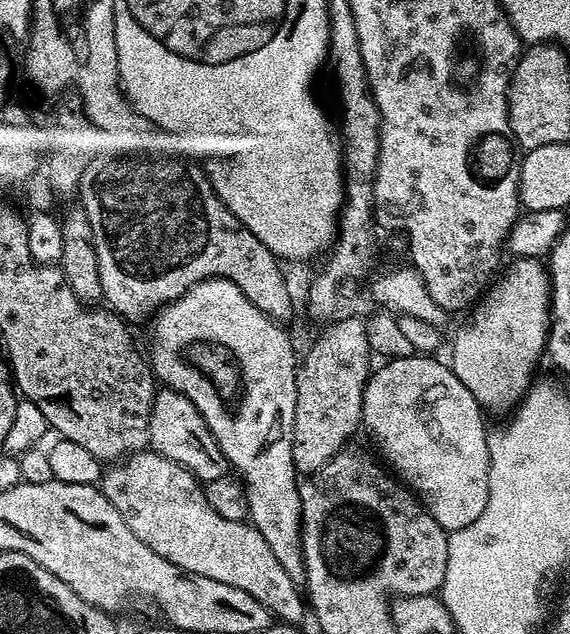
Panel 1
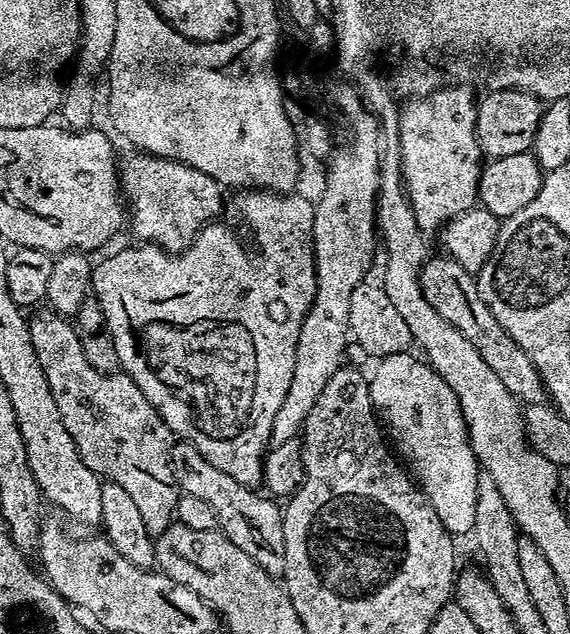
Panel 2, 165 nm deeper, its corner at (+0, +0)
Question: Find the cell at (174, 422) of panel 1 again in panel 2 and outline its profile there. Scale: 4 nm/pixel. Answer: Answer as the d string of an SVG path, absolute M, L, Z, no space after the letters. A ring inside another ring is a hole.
M176 442L172 445L172 465L176 481L180 483L180 491L185 496L202 498L202 502L210 502L210 506L218 514L219 531L238 546L238 550L246 550L262 570L266 570L274 578L283 577L286 566L286 546L284 545L284 514L279 504L271 495L257 490L255 487L230 478L230 474L222 474L214 462L210 462L198 449L187 442Z

